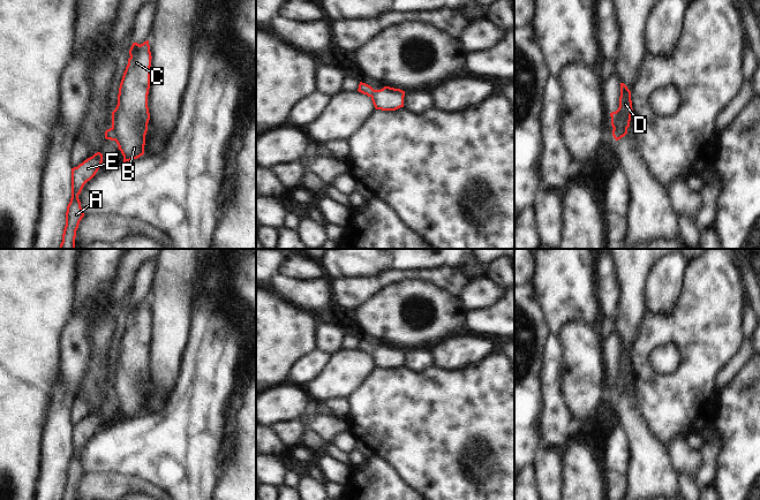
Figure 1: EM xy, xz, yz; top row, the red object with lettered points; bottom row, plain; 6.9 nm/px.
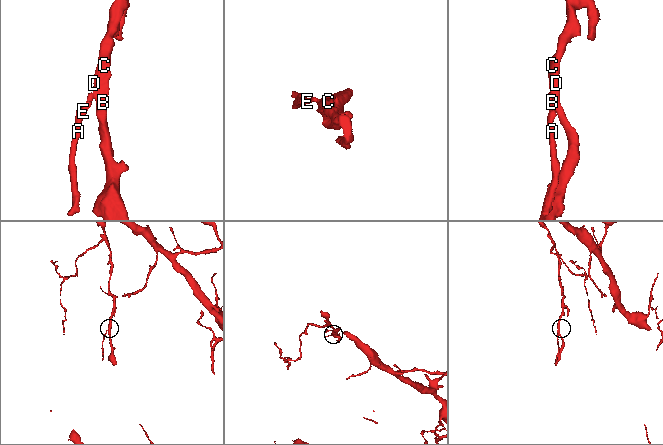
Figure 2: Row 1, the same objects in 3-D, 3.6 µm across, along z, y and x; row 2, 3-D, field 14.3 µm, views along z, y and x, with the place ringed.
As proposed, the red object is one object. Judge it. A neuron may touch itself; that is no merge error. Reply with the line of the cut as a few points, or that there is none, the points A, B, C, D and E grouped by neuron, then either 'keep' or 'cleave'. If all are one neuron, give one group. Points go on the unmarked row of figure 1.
xy (111, 386), (115, 398) | A E / B C D | cleave

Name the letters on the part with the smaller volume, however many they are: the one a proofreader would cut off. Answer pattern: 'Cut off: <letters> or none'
Cut off: A, E

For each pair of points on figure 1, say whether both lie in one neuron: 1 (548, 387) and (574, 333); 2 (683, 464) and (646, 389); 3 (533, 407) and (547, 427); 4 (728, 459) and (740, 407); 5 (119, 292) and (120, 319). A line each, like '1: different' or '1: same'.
1: different
2: different
3: different
4: same
5: different

